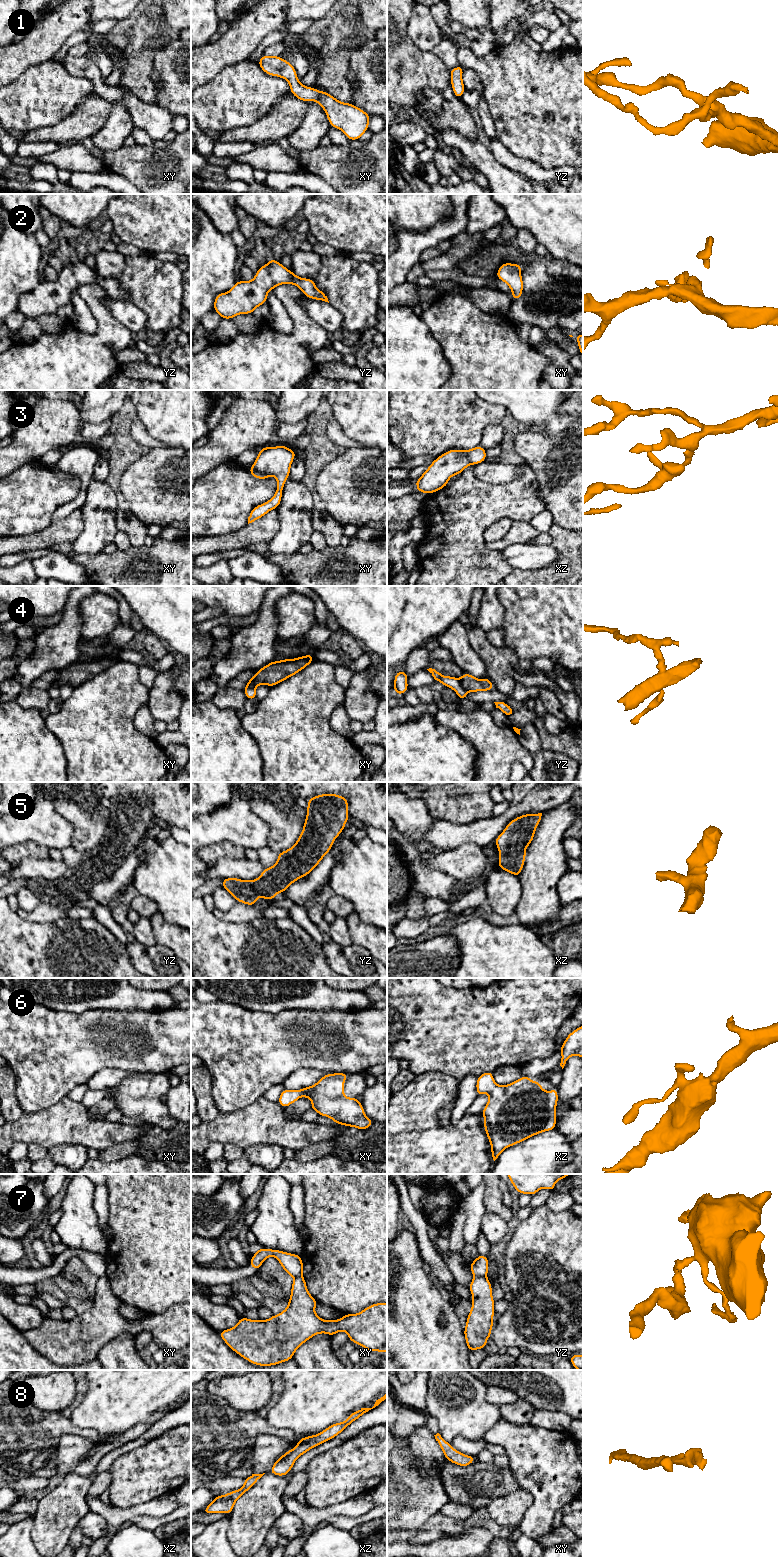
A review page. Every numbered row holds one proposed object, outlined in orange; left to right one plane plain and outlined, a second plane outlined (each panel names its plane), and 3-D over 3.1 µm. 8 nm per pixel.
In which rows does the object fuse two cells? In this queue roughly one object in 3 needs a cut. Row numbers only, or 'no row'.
3, 4, 7

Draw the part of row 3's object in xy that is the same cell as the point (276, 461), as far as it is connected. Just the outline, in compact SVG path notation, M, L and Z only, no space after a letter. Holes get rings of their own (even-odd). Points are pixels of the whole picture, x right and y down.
M284 445L259 449L259 454L252 467L259 472L274 476L277 480L277 490L270 500L252 509L248 517L248 524L265 516L280 505L283 487L290 476L290 467L296 454L295 451Z

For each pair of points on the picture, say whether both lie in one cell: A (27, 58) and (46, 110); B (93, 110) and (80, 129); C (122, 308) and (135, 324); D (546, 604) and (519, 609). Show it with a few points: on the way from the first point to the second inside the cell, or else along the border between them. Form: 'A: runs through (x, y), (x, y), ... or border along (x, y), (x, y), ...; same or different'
A: border along (50, 59), (27, 67), (11, 81); different
B: runs through (90, 115), (81, 124); same
C: runs through (126, 312), (134, 320); same
D: runs through (539, 609), (526, 609); same

